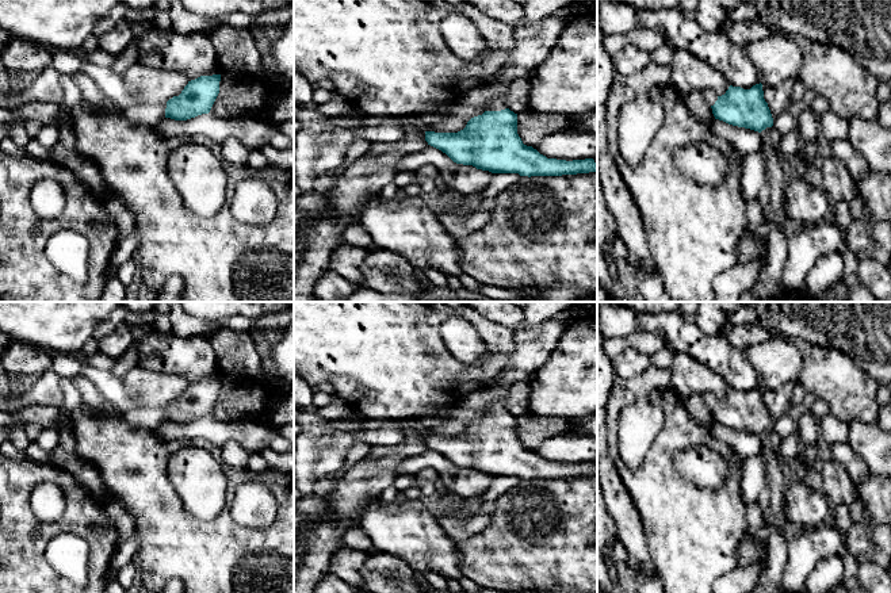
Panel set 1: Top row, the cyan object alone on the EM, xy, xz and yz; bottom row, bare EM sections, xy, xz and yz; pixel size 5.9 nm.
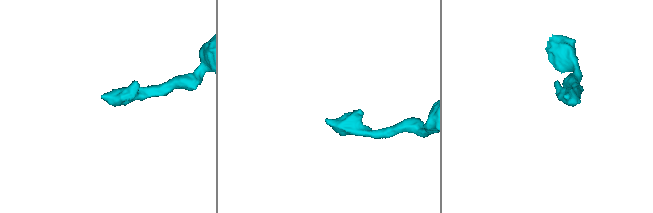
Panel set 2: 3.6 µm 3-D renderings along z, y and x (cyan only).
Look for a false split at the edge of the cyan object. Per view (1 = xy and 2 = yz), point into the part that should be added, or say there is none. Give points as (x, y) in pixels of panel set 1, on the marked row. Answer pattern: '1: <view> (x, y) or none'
1: none
2: yz (702, 111)

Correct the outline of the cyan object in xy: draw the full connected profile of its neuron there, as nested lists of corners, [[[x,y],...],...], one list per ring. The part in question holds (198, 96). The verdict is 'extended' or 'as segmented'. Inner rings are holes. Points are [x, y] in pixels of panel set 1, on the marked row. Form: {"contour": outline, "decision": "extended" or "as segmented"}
{"contour": [[[221,74],[200,76],[188,81],[179,96],[167,102],[165,118],[187,120],[209,114],[218,93]]], "decision": "as segmented"}

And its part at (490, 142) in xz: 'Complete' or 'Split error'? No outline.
Split error

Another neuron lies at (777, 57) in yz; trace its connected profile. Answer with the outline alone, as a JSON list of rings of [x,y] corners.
[[[776,32],[745,46],[762,84],[776,87],[800,77],[804,60],[794,38]]]

